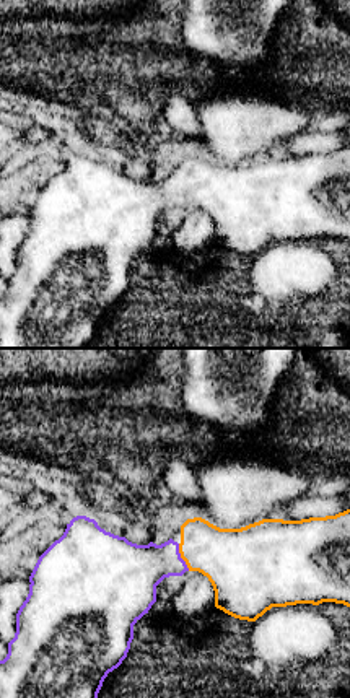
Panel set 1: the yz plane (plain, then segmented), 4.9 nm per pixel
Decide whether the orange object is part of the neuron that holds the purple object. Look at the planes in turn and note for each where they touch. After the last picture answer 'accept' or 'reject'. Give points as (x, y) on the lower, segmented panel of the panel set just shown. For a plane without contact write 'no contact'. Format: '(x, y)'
(179, 557)

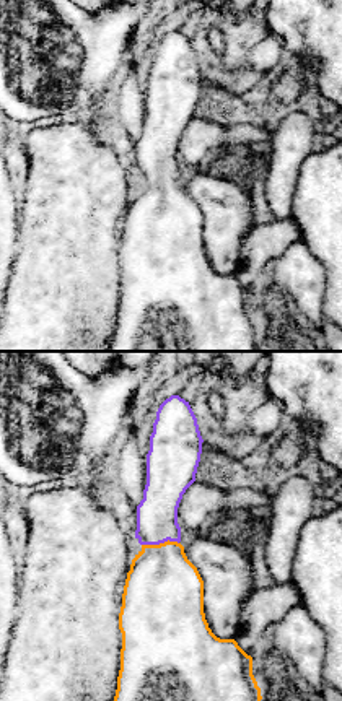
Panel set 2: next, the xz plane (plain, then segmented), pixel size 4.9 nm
(160, 542)

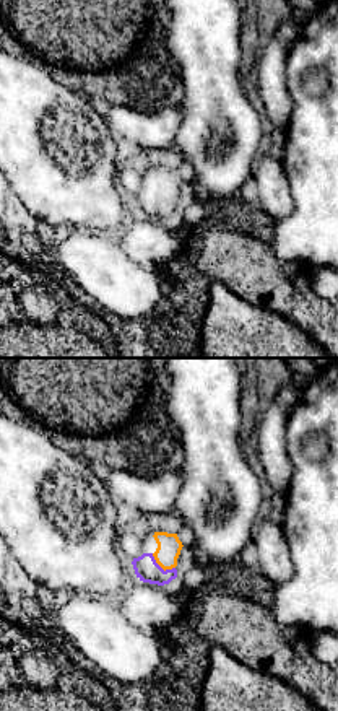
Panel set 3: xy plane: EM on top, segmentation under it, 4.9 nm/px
(160, 567)

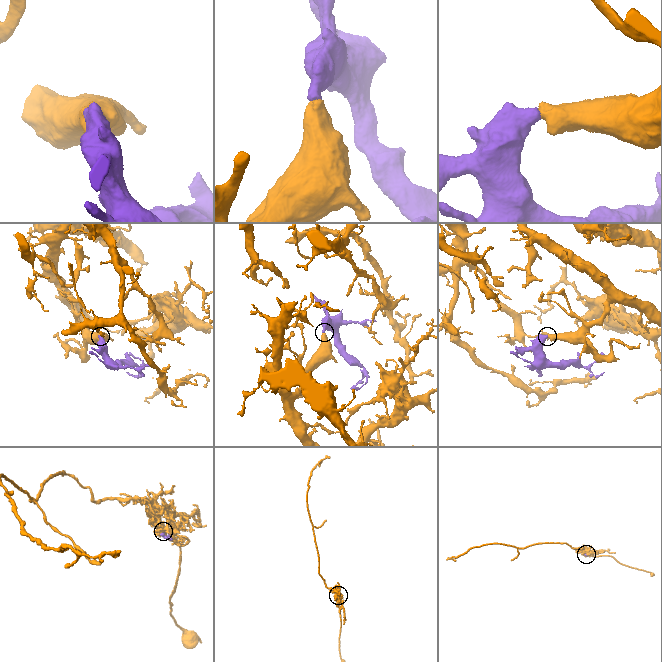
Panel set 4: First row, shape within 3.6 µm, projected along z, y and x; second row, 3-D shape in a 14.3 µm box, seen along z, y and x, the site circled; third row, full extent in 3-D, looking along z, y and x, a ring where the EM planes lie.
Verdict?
accept

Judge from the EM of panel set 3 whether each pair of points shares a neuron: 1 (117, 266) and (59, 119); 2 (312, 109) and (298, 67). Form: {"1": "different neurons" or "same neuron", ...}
{"1": "same neuron", "2": "same neuron"}

